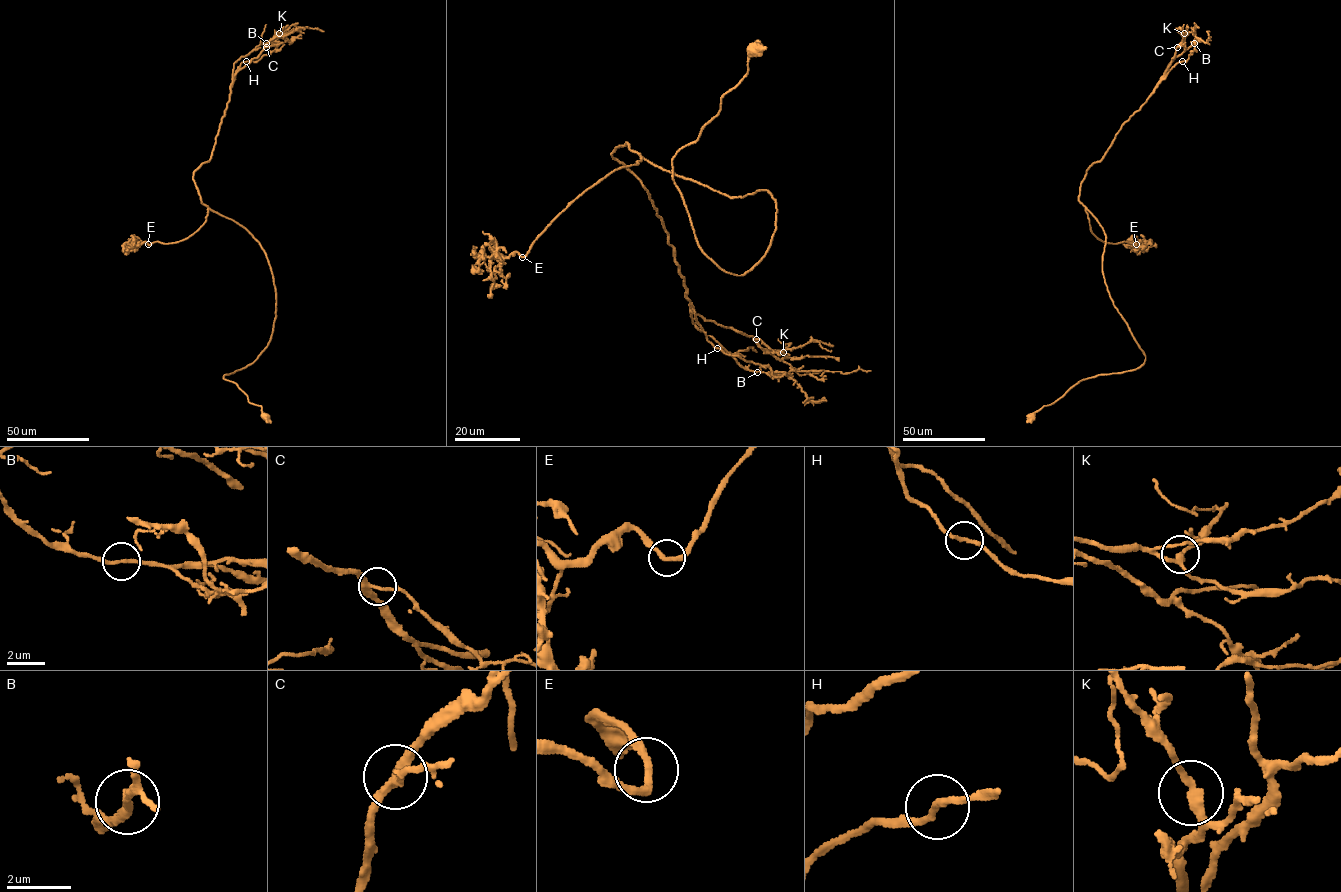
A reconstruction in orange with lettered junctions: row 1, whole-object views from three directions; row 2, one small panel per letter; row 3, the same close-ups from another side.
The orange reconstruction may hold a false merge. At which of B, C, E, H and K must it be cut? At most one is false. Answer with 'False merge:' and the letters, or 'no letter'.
False merge: no letter

